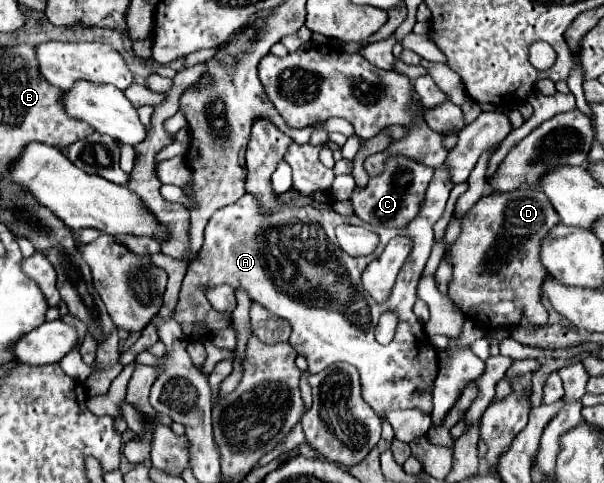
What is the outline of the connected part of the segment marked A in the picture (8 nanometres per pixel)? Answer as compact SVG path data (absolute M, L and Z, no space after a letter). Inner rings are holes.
M442 163L434 169L434 179L428 187L420 215L408 223L406 229L370 227L356 215L344 217L332 209L288 207L286 201L296 195L294 189L280 195L280 201L284 203L282 211L276 215L260 215L256 199L252 199L252 195L244 195L234 205L218 209L206 225L200 257L196 263L188 265L186 277L182 281L180 303L176 307L174 319L180 323L180 327L184 327L184 335L190 339L200 339L202 335L206 337L208 331L196 331L196 327L192 327L196 319L204 319L204 315L210 311L210 303L206 301L200 287L216 287L224 283L232 285L234 289L240 287L250 295L250 299L258 301L274 315L290 321L290 343L298 353L306 355L310 375L324 371L336 361L344 361L360 371L362 399L374 411L420 409L422 413L430 415L432 389L438 375L438 349L428 341L426 335L422 341L422 323L412 313L412 305L416 301L416 279L420 279L434 243L432 225L442 217L452 187L454 181L450 177L448 165ZM342 223L372 229L380 237L378 249L364 257L352 257L344 253L334 237L336 225ZM398 235L406 235L412 241L412 251L396 277L388 301L376 303L362 289L360 275L372 257L382 252L384 245ZM384 311L396 311L400 319L396 337L388 345L380 345L374 337L374 327Z

